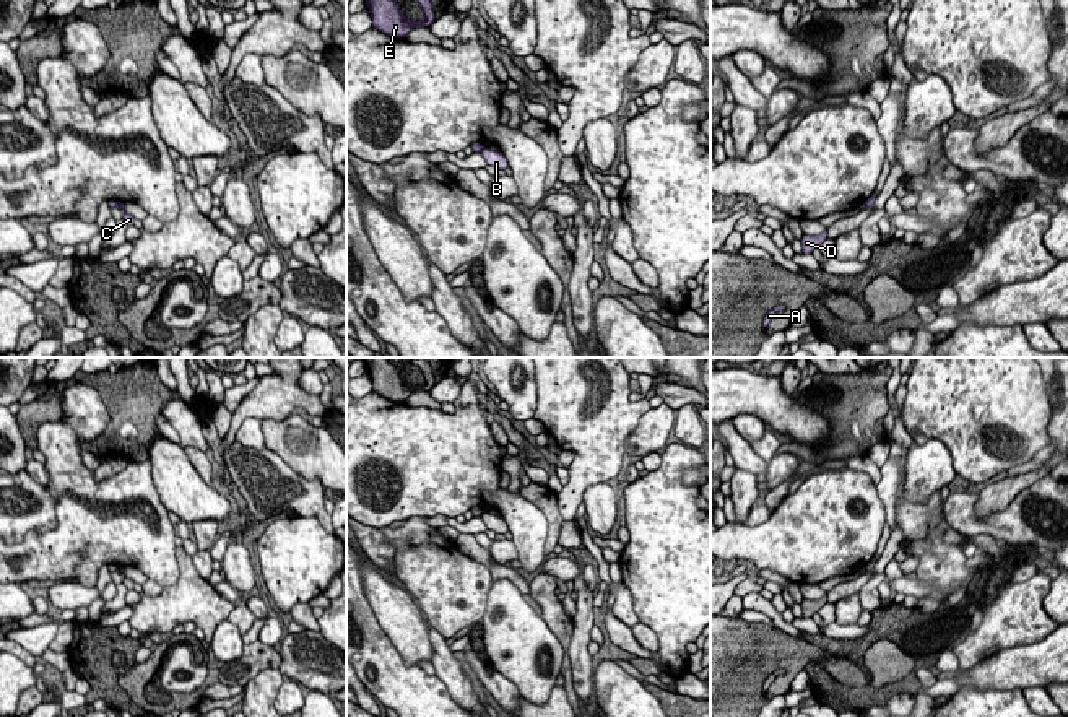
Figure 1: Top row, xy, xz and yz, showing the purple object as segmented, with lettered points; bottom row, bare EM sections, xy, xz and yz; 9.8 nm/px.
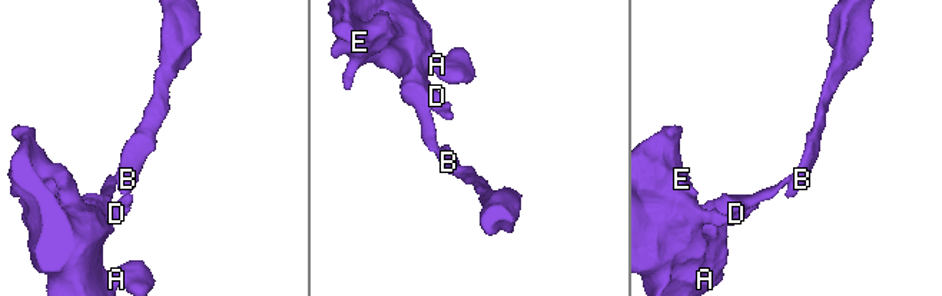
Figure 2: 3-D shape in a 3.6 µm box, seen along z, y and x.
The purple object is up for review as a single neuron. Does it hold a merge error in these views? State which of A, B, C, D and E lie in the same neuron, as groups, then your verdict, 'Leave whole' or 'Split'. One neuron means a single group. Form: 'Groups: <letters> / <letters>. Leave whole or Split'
Groups: A D E / B C. Split

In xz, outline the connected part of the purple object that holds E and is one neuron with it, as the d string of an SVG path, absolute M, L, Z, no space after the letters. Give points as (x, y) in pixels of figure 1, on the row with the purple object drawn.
M366 0L366 7L369 8L372 18L372 28L382 31L390 37L406 37L406 34L418 26L429 28L436 16L431 5L431 0L413 0L416 2L423 13L423 20L410 20L402 15L402 8L395 0Z

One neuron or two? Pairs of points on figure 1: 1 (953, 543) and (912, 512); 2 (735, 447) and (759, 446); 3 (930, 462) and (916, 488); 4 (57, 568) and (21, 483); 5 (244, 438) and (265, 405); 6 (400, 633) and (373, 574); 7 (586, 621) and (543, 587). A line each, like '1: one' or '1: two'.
1: one
2: two
3: one
4: two
5: two
6: one
7: two

